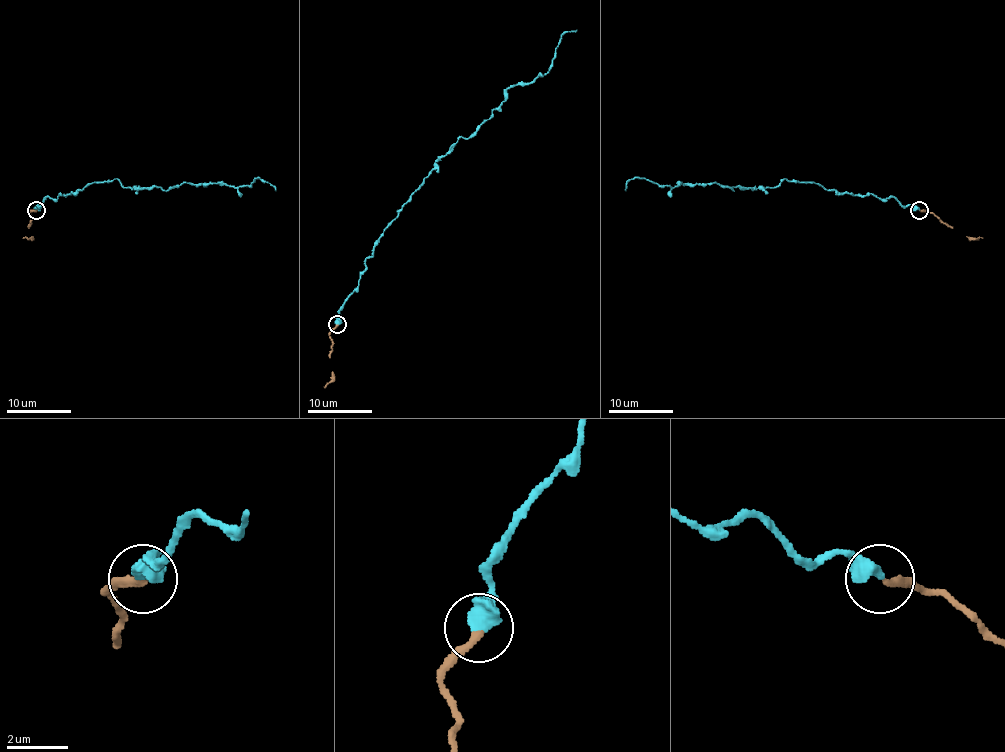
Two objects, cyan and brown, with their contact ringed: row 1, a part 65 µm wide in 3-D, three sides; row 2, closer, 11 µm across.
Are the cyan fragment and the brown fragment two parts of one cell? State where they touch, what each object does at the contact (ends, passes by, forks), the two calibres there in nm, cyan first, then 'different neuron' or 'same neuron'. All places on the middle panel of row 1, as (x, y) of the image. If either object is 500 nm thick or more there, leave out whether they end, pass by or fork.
at (337, 324); 600 nm thick on the cyan side, 240 nm on the other; same neuron

